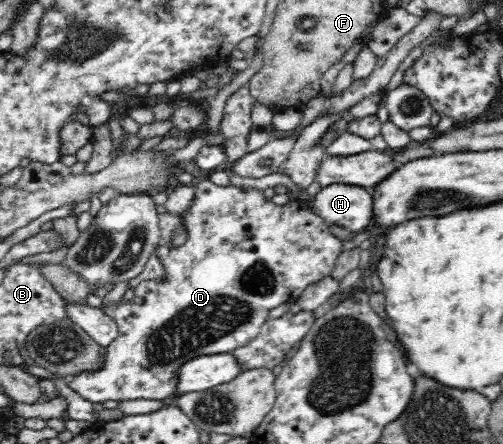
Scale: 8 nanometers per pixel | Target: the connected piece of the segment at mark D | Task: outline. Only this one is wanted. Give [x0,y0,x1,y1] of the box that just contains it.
[68,177,341,403]

